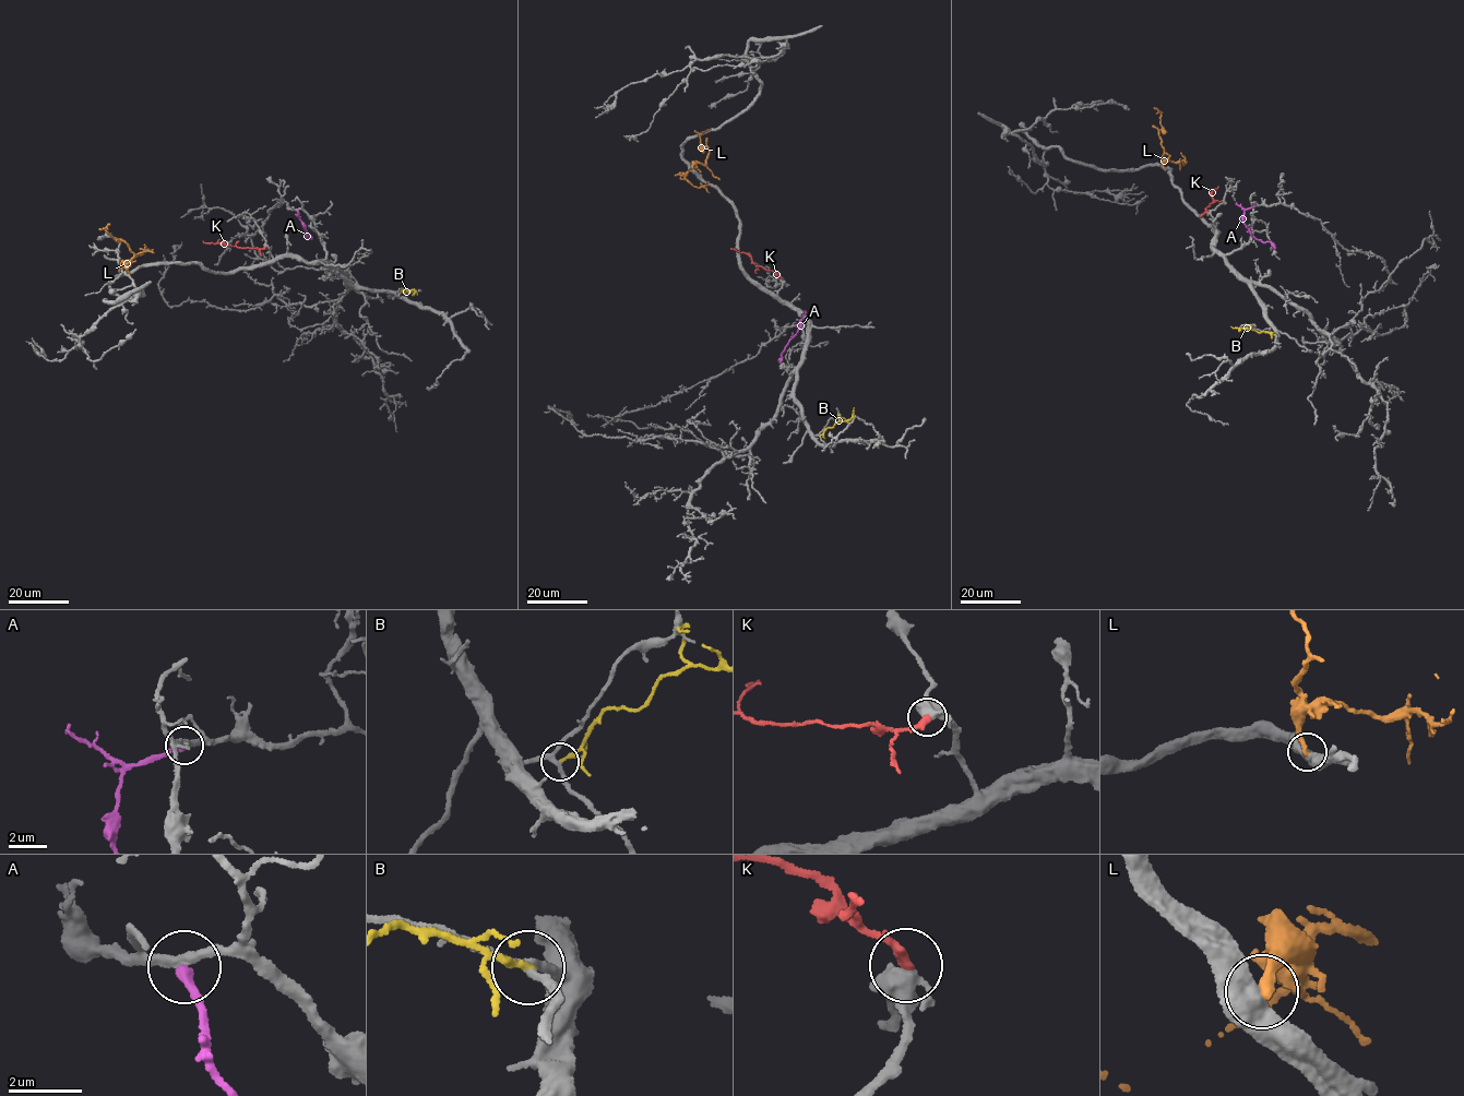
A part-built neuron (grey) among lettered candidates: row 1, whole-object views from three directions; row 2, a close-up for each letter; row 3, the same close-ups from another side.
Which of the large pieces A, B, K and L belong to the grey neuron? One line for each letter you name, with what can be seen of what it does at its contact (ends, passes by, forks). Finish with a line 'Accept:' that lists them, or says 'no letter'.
K: it ends there
Accept: K

